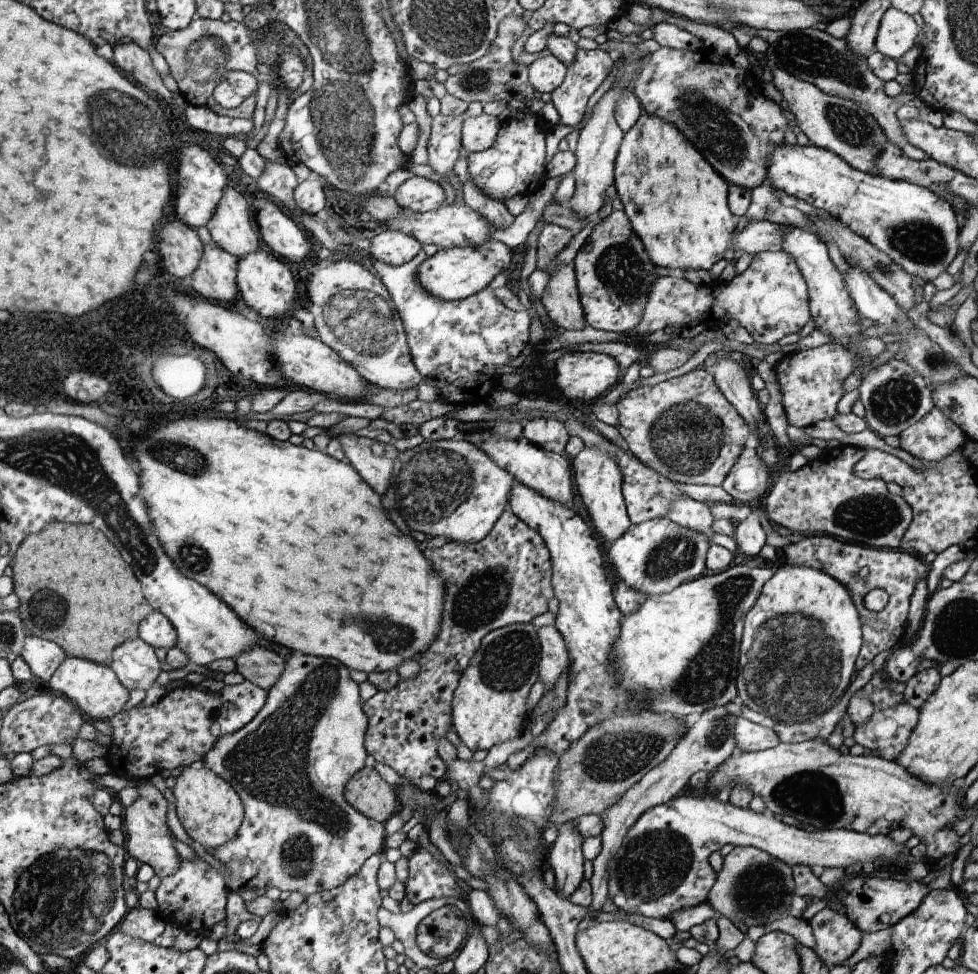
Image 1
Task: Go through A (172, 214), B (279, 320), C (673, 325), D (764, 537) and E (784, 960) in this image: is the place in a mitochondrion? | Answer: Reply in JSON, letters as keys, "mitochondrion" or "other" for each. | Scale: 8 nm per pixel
{"A":"other","B":"other","C":"other","D":"other","E":"other"}

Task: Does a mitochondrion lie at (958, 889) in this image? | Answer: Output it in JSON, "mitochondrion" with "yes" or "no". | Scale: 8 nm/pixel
{"mitochondrion":"no"}

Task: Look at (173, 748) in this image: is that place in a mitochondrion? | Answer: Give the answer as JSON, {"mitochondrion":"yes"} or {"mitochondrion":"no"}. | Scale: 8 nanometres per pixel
{"mitochondrion":"no"}

